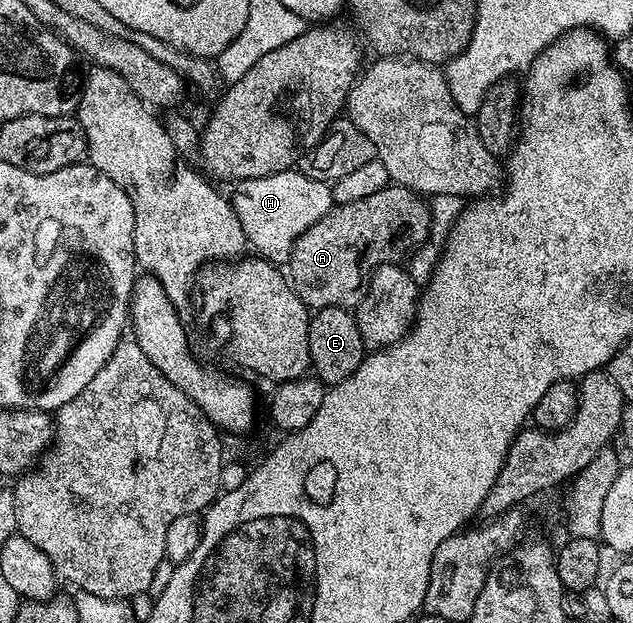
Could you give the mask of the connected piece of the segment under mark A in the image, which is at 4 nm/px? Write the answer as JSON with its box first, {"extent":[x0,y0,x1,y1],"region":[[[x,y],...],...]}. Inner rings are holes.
{"extent":[287,185,429,309],"region":[[[396,185],[360,201],[336,204],[295,241],[287,264],[288,278],[310,309],[356,309],[365,300],[369,279],[384,263],[400,264],[424,243],[429,220],[428,202],[418,192]]]}

